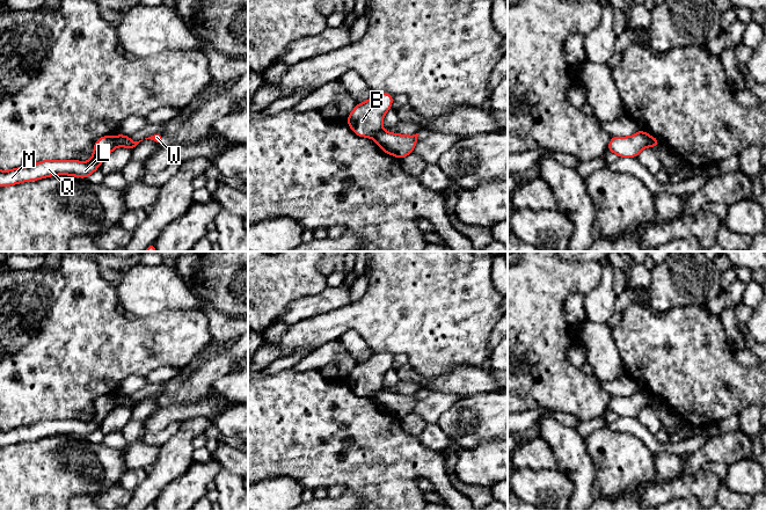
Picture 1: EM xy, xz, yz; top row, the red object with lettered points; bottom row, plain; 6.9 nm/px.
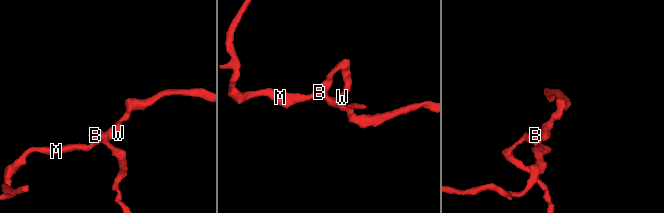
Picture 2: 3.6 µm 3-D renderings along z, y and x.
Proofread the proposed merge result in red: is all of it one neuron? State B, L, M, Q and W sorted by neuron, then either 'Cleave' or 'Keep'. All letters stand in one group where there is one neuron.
Groups: B L M Q / W. Cleave

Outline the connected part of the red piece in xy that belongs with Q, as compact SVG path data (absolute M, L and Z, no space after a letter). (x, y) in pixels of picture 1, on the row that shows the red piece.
M103 136L95 141L94 153L88 162L78 160L44 160L7 171L0 170L0 188L54 175L72 175L74 177L88 178L117 146L116 136Z

